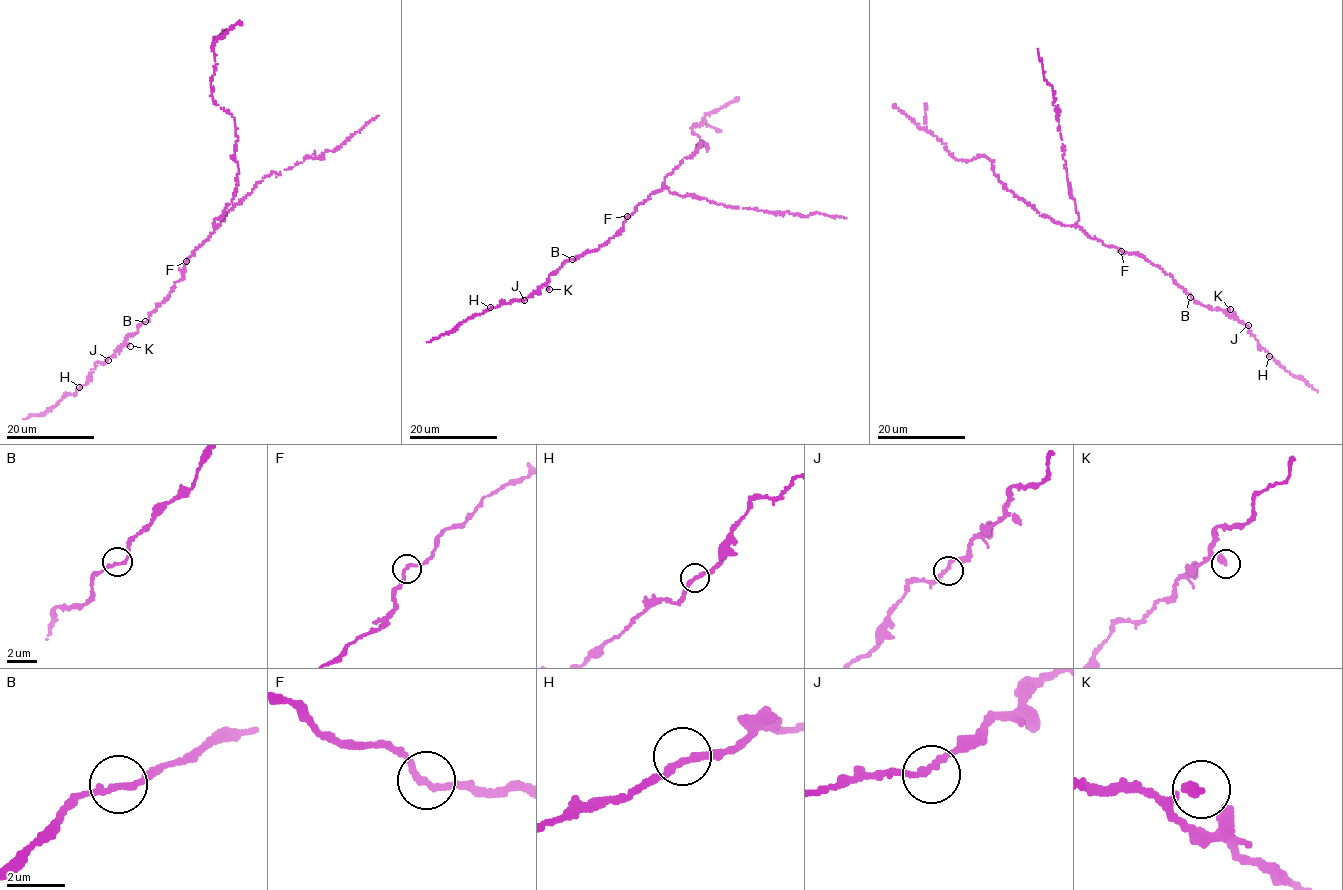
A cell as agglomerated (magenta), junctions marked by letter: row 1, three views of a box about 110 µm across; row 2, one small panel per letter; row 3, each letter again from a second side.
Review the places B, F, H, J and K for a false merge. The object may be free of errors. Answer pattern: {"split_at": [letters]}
{"split_at": []}

